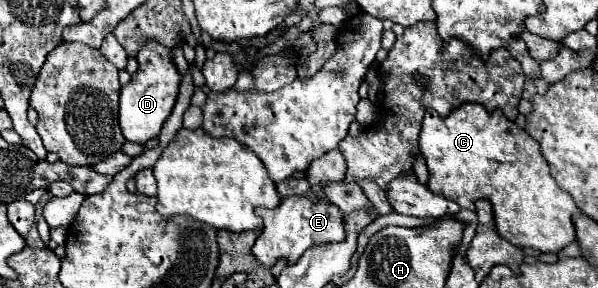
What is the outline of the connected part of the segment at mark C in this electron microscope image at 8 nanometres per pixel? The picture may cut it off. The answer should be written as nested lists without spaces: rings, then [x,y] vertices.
[[[464,103],[454,109],[448,117],[440,117],[436,111],[426,111],[422,121],[422,131],[418,139],[418,149],[428,165],[428,189],[442,195],[460,207],[472,209],[472,201],[488,199],[494,207],[494,221],[500,237],[516,247],[534,247],[540,251],[560,251],[576,239],[572,215],[580,215],[580,209],[572,197],[556,185],[550,175],[550,167],[540,153],[540,145],[524,131],[506,119],[502,111],[488,113],[480,103]]]

